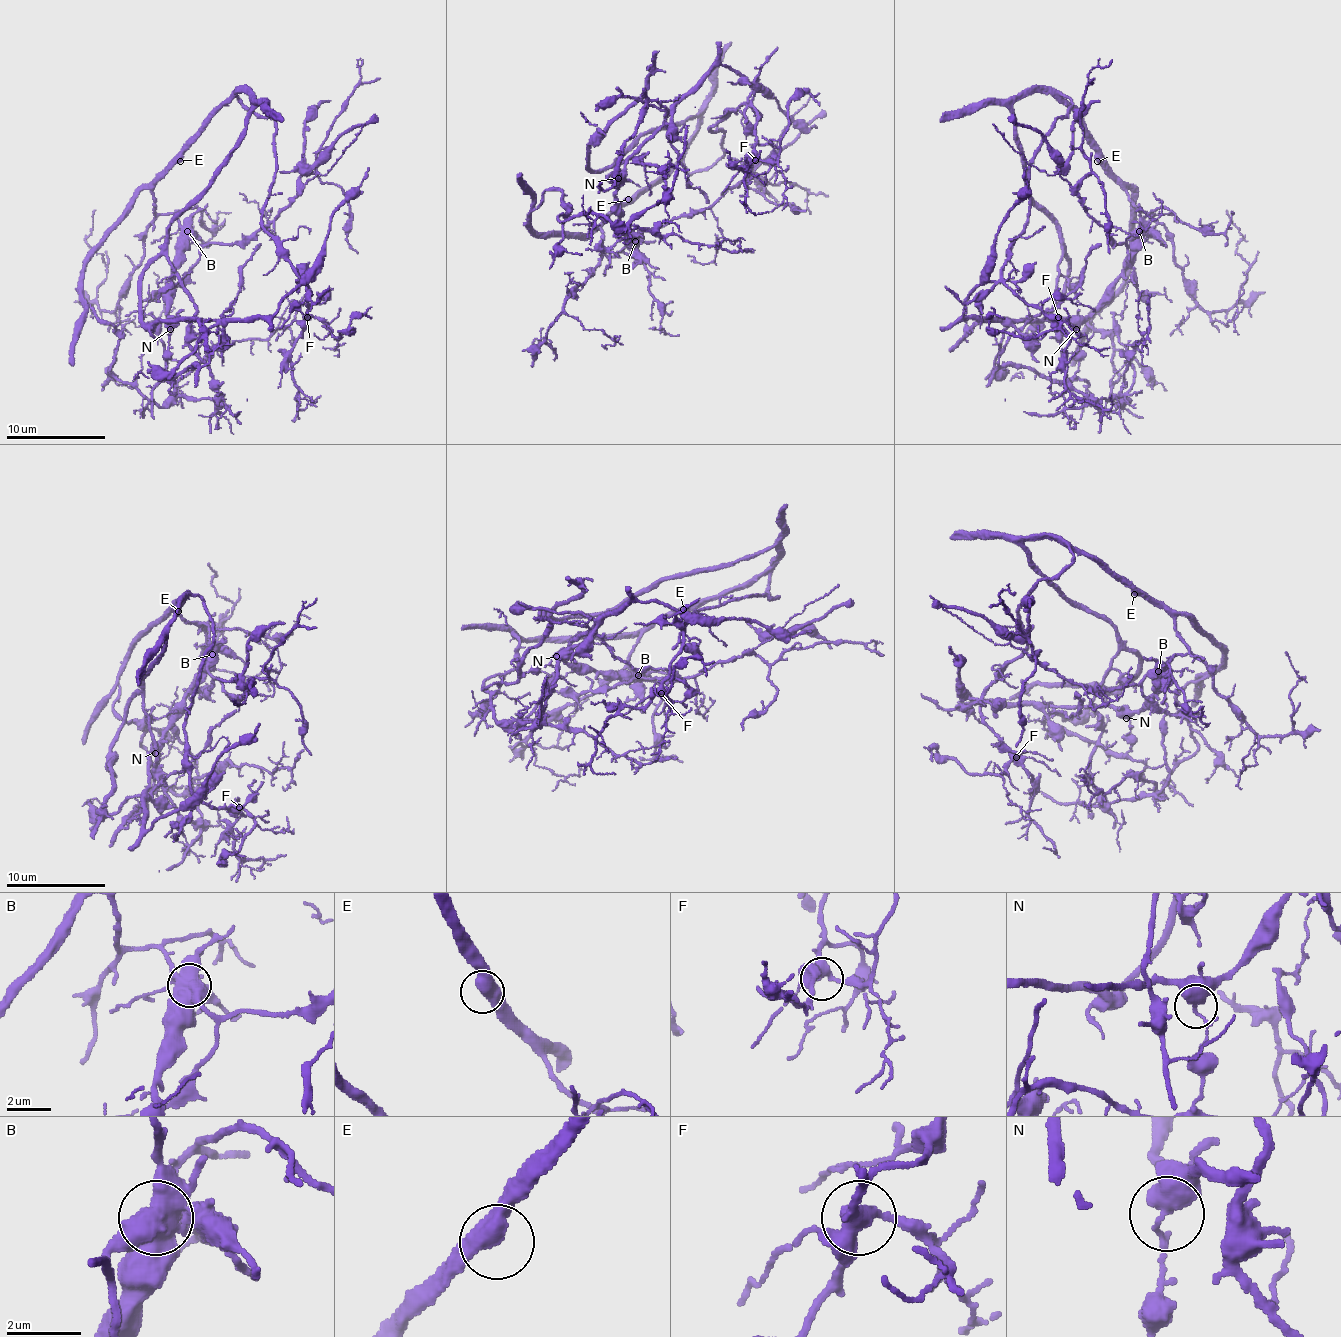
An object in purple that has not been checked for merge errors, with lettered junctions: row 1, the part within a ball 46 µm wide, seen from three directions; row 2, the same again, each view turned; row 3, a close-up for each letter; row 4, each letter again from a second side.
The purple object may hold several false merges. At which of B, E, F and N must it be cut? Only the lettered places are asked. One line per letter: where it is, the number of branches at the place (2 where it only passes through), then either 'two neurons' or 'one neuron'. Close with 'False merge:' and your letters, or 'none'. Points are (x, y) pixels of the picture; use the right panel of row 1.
B: (1139, 231) | 6 | two neurons
E: (1097, 161) | 2 | one neuron
F: (1058, 317) | 5 | one neuron
N: (1076, 329) | 2 | two neurons
False merge: B, N

